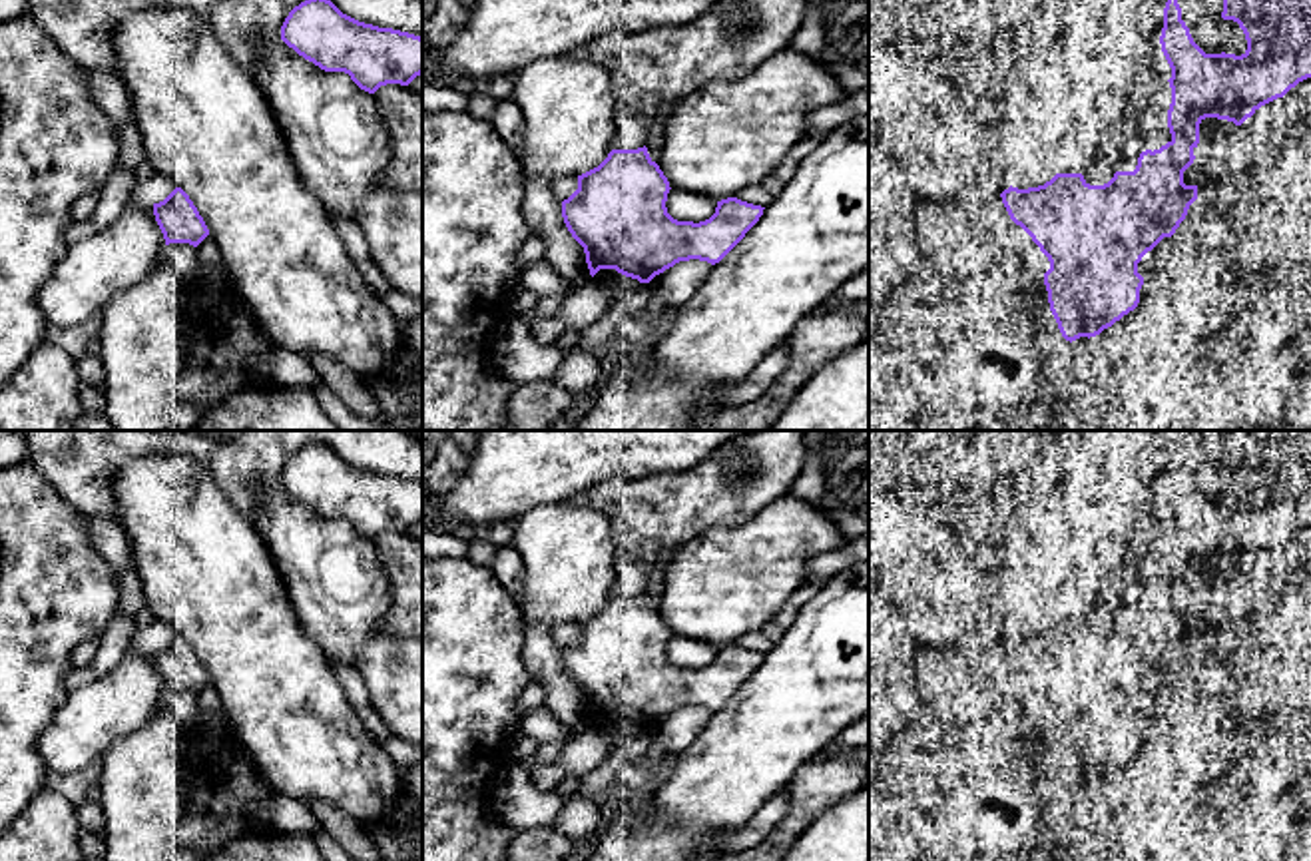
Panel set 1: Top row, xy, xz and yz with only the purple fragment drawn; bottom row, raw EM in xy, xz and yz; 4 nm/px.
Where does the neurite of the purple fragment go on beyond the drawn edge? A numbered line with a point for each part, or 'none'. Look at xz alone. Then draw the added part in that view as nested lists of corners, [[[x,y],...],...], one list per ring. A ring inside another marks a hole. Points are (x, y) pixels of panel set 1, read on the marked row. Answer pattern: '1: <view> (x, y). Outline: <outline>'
1: xz (632, 132). Outline: [[[620,112],[616,122],[614,149],[638,149],[648,144],[650,126],[640,114]]]

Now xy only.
1: xy (180, 258). Outline: [[[169,243],[163,247],[161,261],[167,263],[177,275],[187,279],[195,263],[195,247],[189,243]]]

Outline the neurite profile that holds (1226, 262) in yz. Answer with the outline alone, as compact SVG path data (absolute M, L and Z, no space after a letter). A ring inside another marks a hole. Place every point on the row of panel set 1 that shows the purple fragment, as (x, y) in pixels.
M1233 243L1221 245L1215 251L1207 253L1211 269L1227 283L1251 281L1253 275L1245 267L1237 247Z

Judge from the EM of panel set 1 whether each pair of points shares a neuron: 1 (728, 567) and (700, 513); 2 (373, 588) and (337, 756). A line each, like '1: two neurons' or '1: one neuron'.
1: two neurons
2: two neurons

